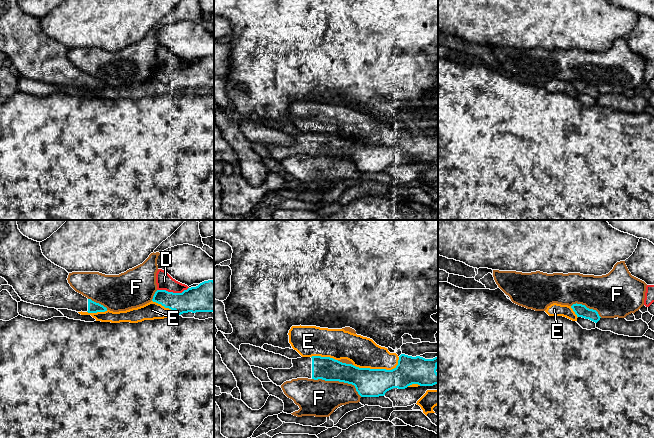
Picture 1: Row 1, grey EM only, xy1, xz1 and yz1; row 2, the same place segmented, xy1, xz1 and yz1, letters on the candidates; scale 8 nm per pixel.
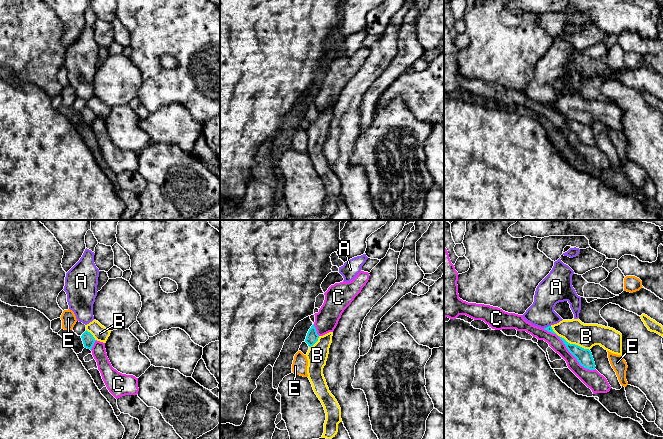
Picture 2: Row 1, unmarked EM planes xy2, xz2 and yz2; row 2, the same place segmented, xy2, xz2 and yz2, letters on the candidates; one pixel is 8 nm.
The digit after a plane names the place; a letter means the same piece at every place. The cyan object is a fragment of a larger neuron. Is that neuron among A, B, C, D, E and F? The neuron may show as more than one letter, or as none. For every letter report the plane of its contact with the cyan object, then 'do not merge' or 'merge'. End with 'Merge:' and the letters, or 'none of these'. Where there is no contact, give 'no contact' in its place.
A: meets cyan in yz2; do not merge
B: meets cyan in yz2; do not merge
C: meets cyan in yz2; do not merge
D: meets cyan in xy1; do not merge
E: meets cyan in xz1; do not merge
F: meets cyan in xz1; do not merge
Merge: none of these

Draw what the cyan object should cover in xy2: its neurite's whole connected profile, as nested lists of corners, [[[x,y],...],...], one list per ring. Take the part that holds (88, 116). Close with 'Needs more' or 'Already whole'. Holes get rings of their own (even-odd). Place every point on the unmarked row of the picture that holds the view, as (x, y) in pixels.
[[[86,106],[82,110],[81,114],[82,114],[84,123],[91,126],[96,117],[95,114],[93,113],[93,111]]]. Already whole

